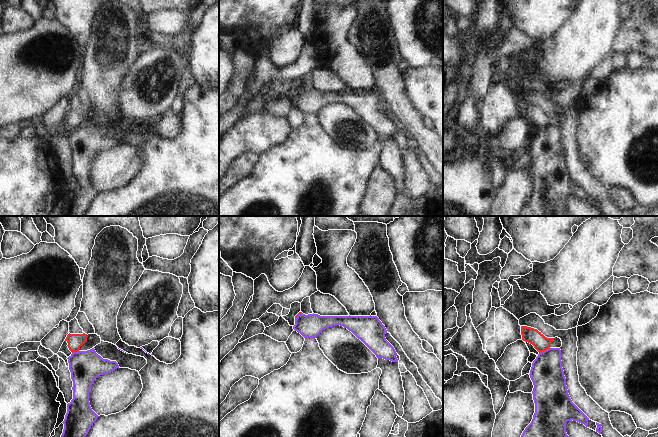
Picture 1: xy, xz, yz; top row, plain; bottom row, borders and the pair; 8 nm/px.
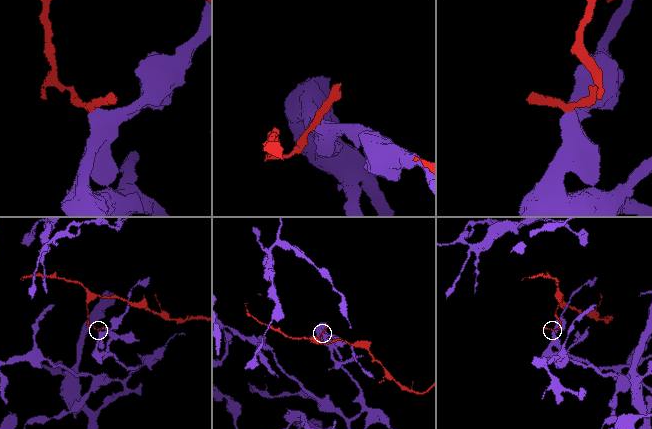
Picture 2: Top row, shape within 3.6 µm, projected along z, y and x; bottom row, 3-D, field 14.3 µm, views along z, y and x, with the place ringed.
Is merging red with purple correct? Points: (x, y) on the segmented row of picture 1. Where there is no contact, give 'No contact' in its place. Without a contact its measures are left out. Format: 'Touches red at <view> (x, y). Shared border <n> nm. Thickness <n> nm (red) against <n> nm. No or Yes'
Touches red at yz (544, 350). Shared border 100 nm. Thickness 130 nm (red) against 260 nm. No

